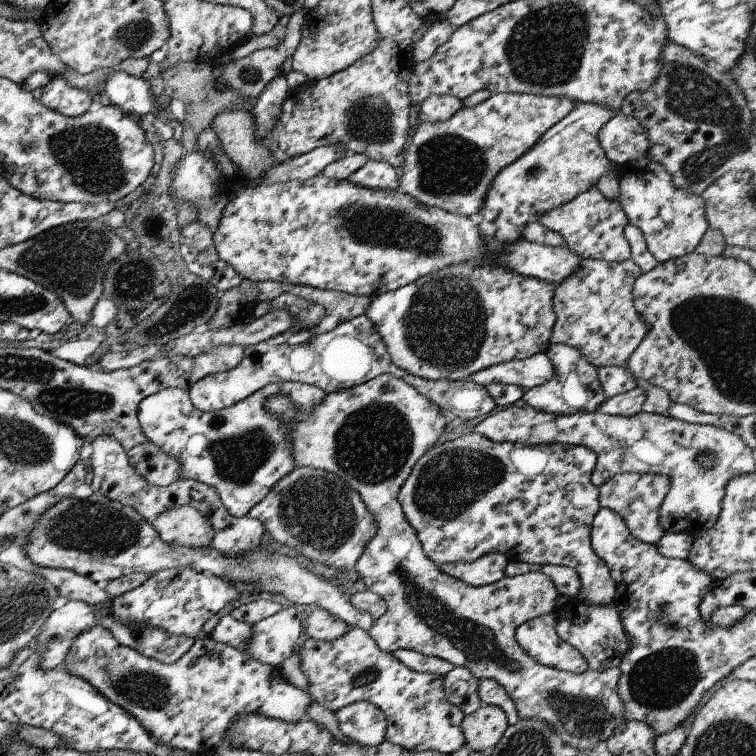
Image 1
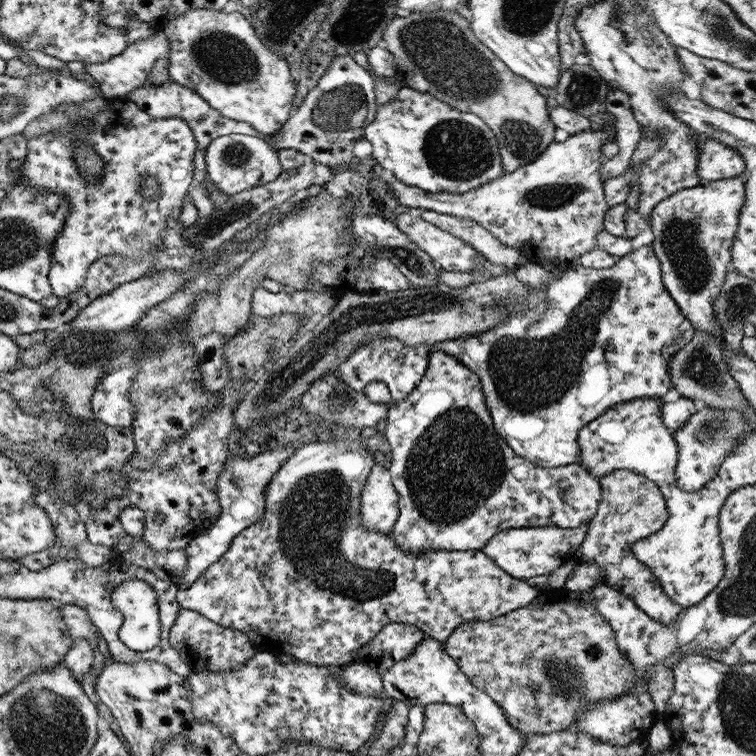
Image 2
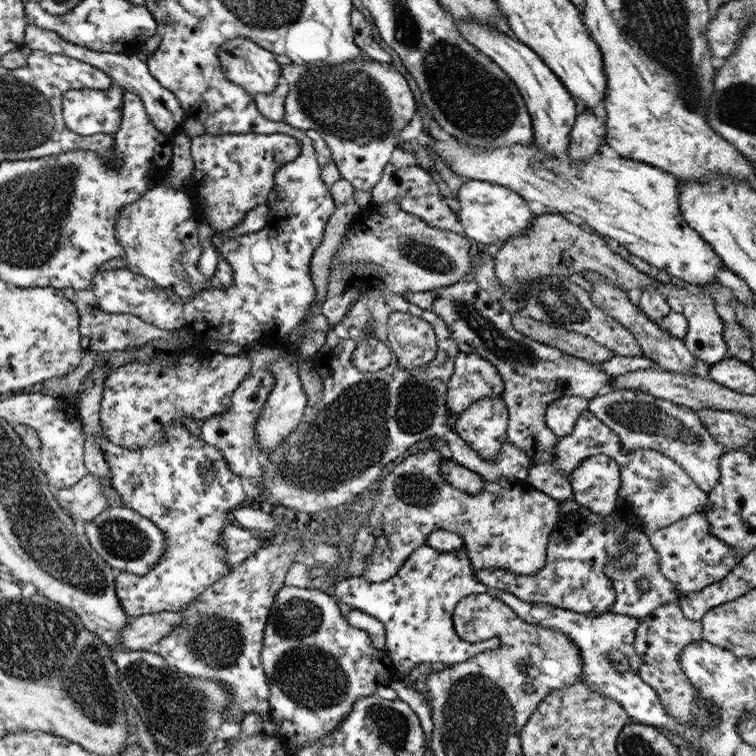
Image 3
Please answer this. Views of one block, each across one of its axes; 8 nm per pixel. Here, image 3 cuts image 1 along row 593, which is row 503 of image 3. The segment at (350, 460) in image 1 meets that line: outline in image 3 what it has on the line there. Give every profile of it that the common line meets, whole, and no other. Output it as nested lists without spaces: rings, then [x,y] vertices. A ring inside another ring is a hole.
[[[419,450],[414,454],[399,459],[382,474],[382,481],[377,489],[377,495],[375,495],[375,503],[373,503],[373,507],[367,511],[367,519],[365,519],[365,524],[370,528],[370,533],[373,538],[375,538],[375,545],[373,545],[371,555],[367,555],[367,559],[363,559],[365,567],[363,567],[363,574],[361,574],[361,576],[365,578],[366,582],[383,582],[383,580],[391,578],[391,576],[395,575],[397,570],[401,568],[401,565],[403,565],[403,562],[405,562],[405,559],[407,559],[409,554],[411,554],[416,548],[419,548],[419,546],[424,545],[426,543],[426,536],[437,529],[445,529],[459,534],[463,547],[467,549],[467,557],[469,557],[471,566],[474,569],[499,568],[502,573],[506,571],[511,572],[511,574],[517,574],[517,576],[533,576],[537,570],[541,570],[541,568],[545,566],[545,548],[547,546],[551,528],[553,528],[553,524],[558,520],[558,502],[545,495],[545,493],[535,490],[531,486],[521,485],[517,481],[512,482],[511,480],[499,480],[499,482],[489,482],[489,480],[485,480],[485,478],[480,475],[479,477],[483,479],[483,490],[481,490],[479,494],[465,494],[465,492],[461,492],[461,490],[457,490],[457,488],[449,486],[449,484],[441,478],[438,463],[441,459],[443,459],[443,456],[441,456],[441,454],[436,450]]]

